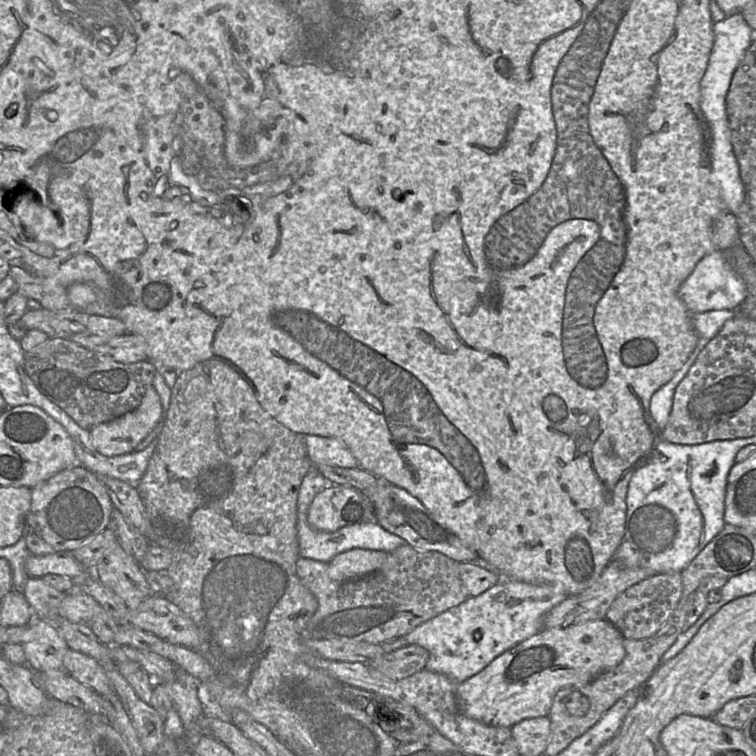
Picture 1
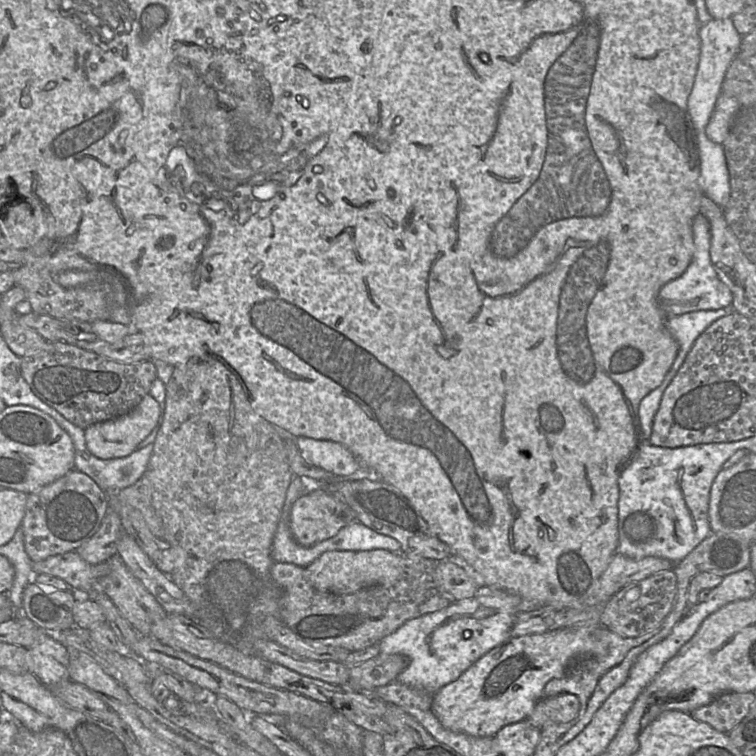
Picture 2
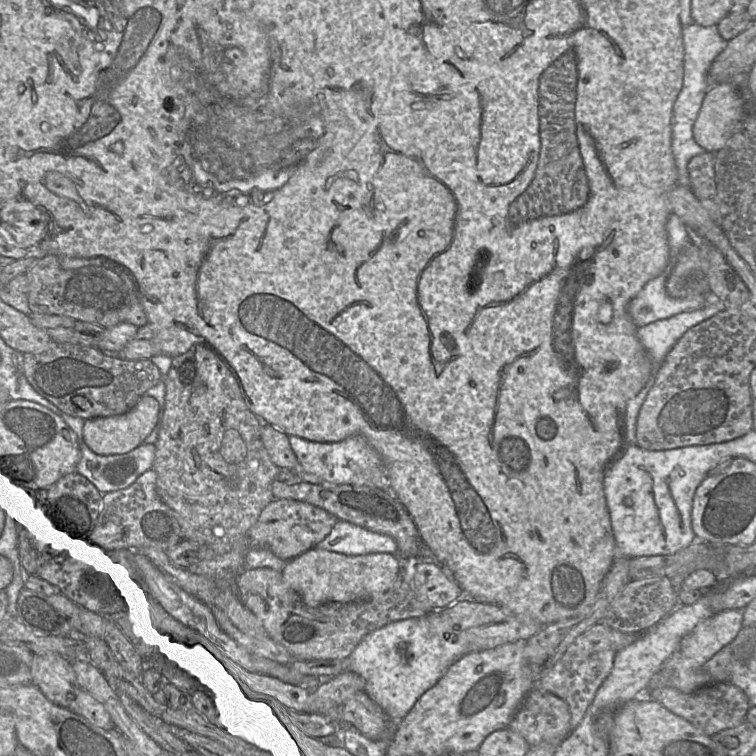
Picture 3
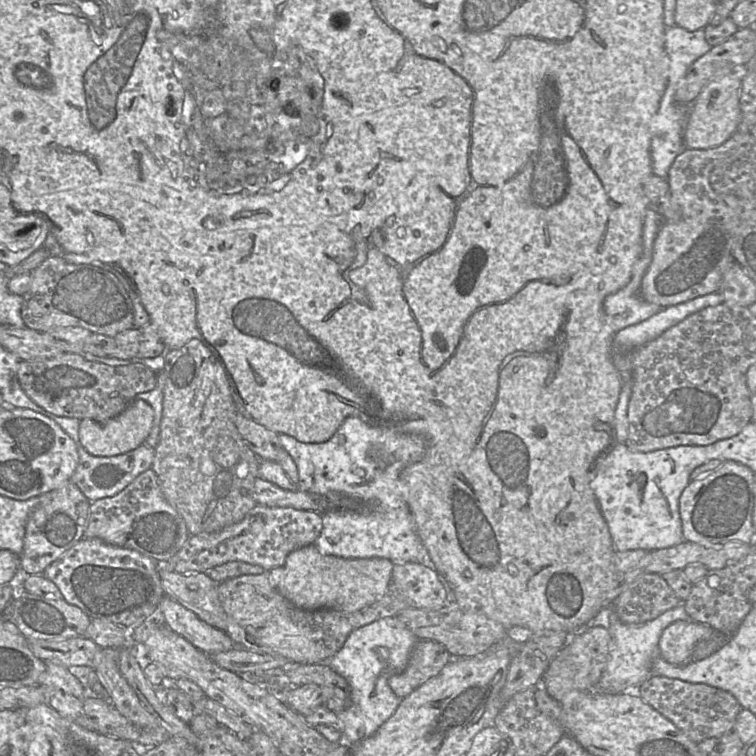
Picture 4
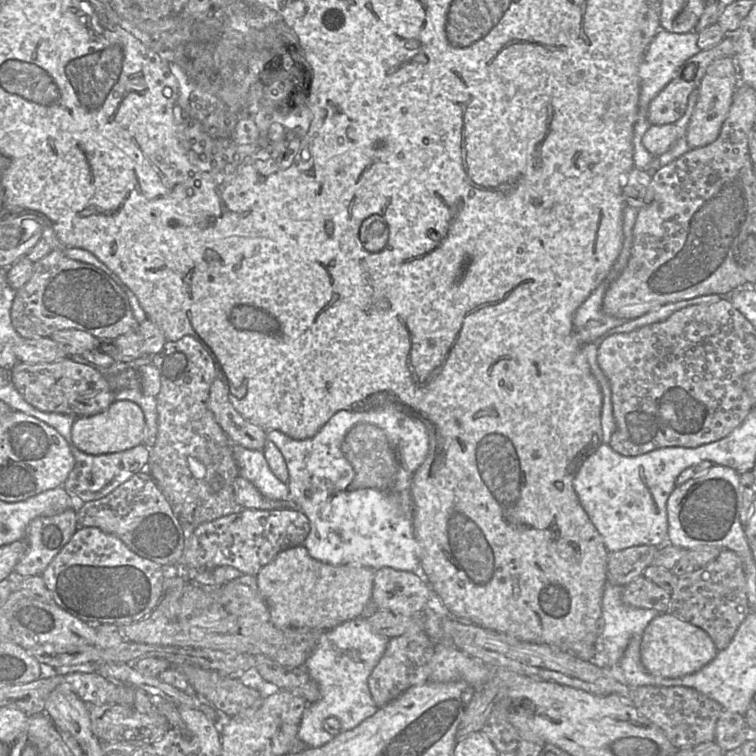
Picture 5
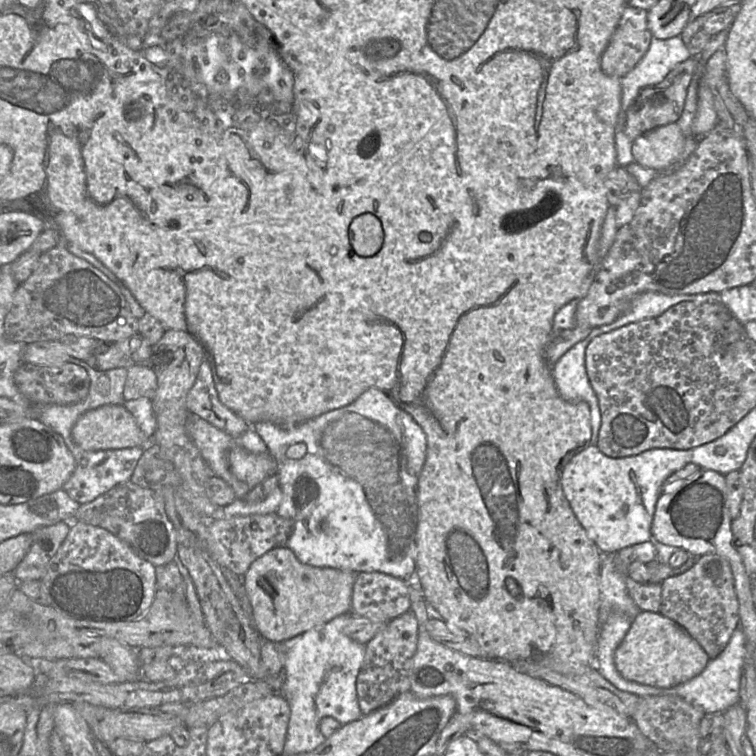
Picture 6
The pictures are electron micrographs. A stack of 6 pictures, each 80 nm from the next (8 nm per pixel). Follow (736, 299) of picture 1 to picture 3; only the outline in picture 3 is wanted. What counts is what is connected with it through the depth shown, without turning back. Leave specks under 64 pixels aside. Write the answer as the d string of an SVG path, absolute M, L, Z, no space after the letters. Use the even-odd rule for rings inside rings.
M663 272L649 280L629 302L629 315L638 327L683 311L702 308L719 299L712 293L686 298L671 297L665 288L666 277L667 272Z

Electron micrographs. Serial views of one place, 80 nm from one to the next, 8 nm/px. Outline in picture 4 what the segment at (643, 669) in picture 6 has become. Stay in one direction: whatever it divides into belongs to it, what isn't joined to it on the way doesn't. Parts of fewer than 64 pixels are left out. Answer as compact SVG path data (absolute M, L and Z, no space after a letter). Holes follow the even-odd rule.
M679 620L664 629L659 640L659 658L671 665L682 666L690 662L696 645L713 637L714 629L693 620Z

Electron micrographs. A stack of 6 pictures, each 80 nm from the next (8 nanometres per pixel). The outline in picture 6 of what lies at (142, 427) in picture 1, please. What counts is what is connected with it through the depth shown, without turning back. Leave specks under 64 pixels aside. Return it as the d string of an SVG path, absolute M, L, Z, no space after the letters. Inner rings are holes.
M107 404L82 414L72 428L72 438L86 451L147 447L134 416L121 405Z

